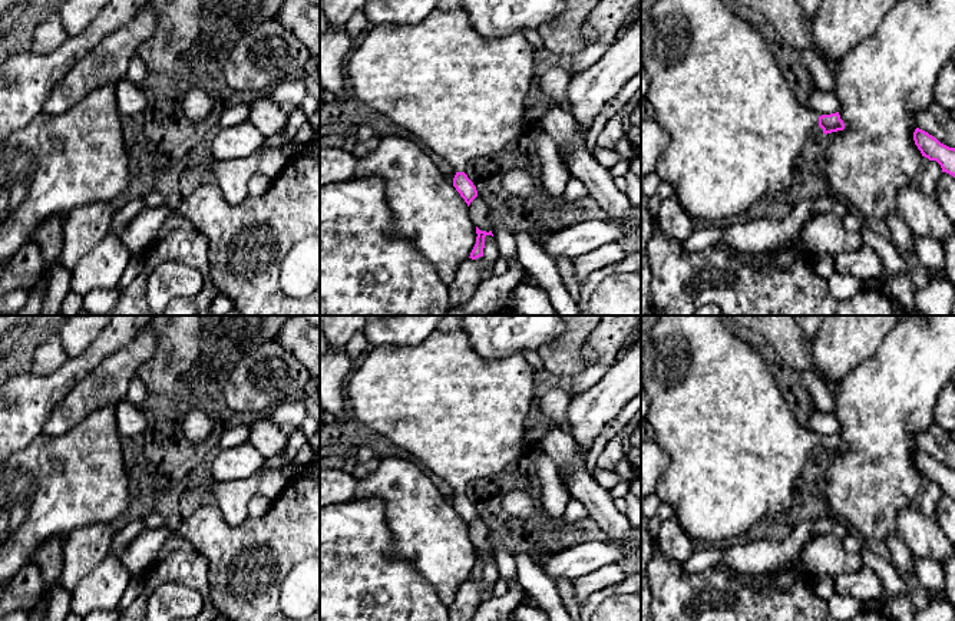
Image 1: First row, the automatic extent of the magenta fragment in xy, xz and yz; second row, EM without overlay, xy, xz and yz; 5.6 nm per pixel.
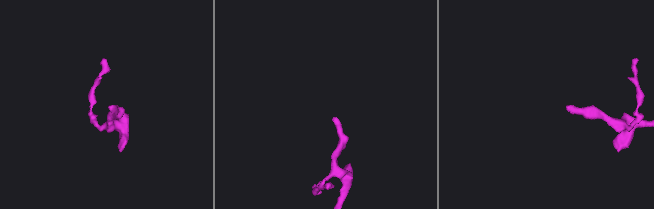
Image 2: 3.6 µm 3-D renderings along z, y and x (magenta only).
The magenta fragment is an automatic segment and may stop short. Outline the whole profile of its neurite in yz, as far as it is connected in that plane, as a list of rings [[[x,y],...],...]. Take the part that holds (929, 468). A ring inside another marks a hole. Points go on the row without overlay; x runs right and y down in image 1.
[[[919,449],[913,453],[913,462],[922,478],[929,482],[936,482],[941,486],[942,493],[955,499],[955,469],[941,465],[936,459]]]

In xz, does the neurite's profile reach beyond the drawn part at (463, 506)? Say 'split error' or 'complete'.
split error

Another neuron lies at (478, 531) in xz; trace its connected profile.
[[[478,516],[469,526],[470,539],[480,552],[492,552],[492,545],[488,541],[488,528],[485,522]]]

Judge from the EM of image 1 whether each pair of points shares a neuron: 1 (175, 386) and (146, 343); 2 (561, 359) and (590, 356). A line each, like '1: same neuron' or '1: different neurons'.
1: different neurons
2: different neurons

